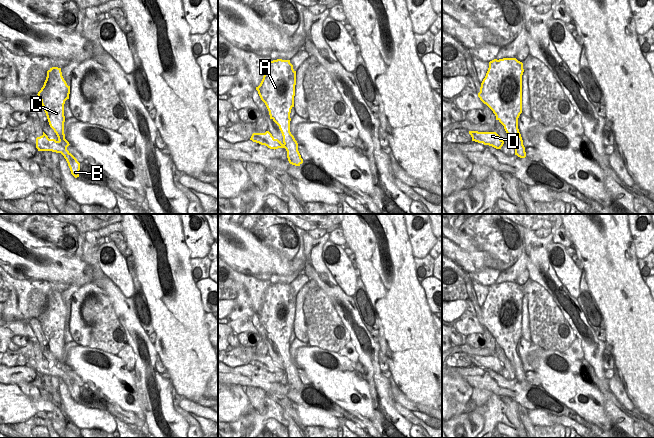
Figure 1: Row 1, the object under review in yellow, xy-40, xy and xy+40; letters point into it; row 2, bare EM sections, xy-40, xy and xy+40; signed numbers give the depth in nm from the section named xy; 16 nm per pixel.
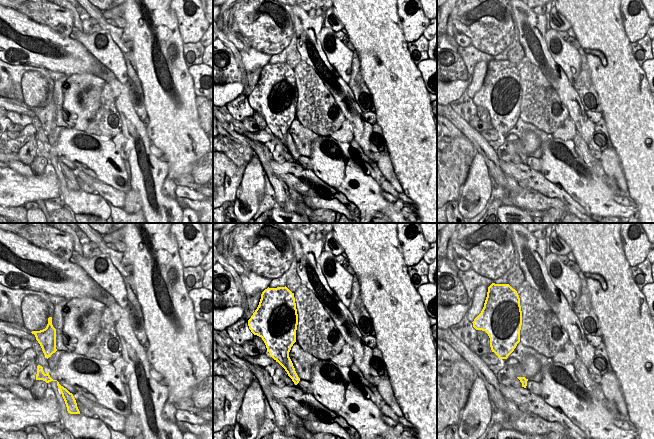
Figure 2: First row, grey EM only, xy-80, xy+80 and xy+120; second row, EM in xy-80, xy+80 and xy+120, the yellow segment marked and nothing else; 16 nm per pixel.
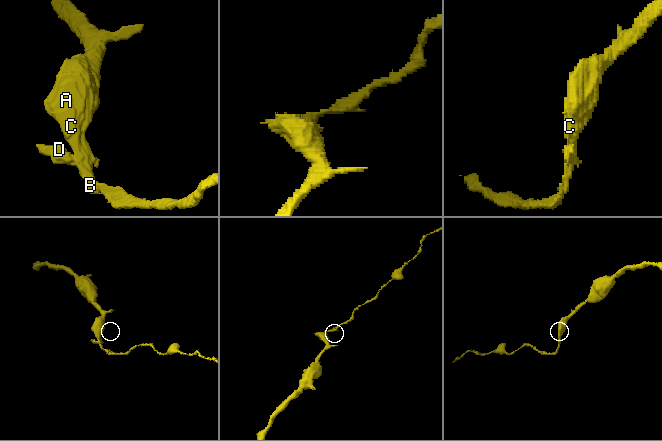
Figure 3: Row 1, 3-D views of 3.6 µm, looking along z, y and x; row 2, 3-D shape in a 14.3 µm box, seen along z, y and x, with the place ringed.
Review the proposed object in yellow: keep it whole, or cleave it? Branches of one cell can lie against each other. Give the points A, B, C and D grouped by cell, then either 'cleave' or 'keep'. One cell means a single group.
groups A C / B D; cleave

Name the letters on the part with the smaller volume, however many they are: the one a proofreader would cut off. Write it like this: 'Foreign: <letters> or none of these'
Foreign: B, D

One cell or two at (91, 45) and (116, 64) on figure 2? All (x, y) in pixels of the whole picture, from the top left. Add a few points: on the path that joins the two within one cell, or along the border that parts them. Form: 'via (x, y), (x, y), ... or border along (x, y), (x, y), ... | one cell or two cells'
via (97, 50), (102, 50), (110, 58) | one cell

